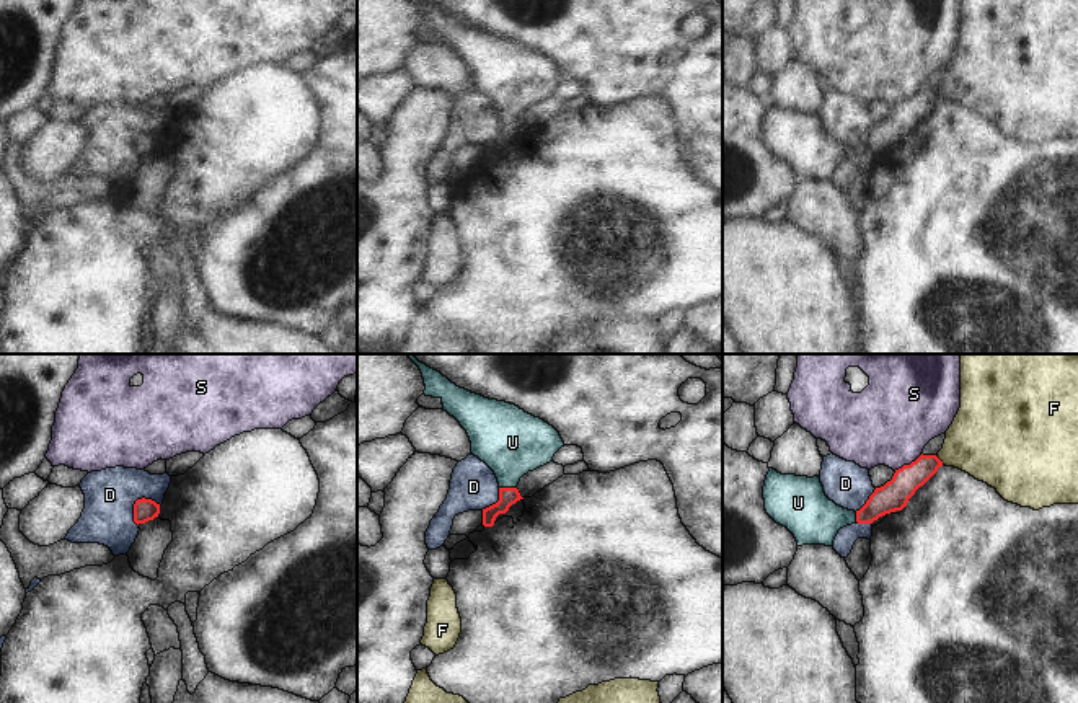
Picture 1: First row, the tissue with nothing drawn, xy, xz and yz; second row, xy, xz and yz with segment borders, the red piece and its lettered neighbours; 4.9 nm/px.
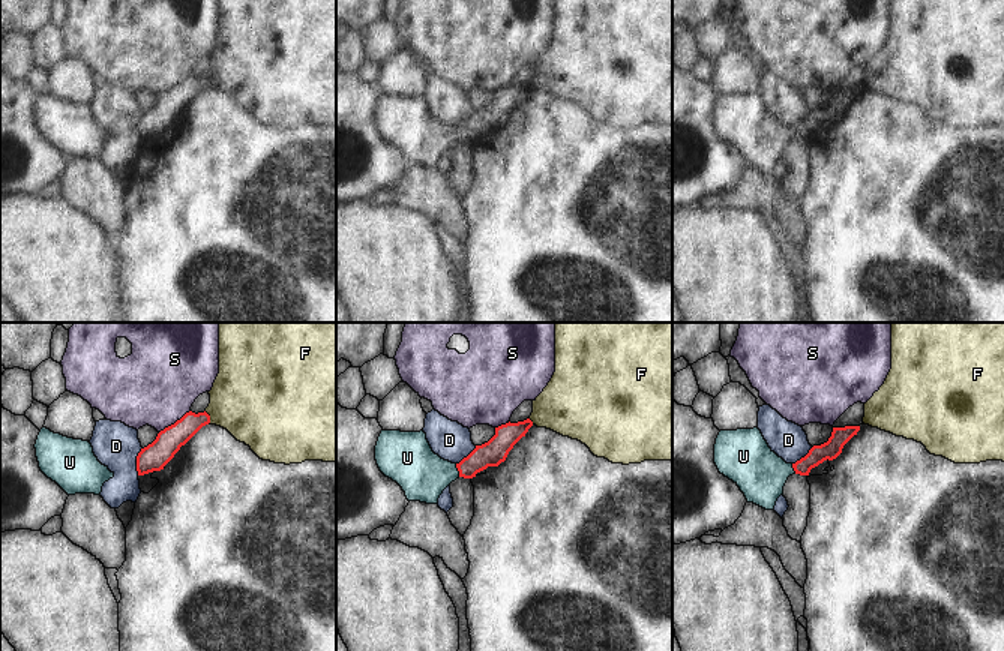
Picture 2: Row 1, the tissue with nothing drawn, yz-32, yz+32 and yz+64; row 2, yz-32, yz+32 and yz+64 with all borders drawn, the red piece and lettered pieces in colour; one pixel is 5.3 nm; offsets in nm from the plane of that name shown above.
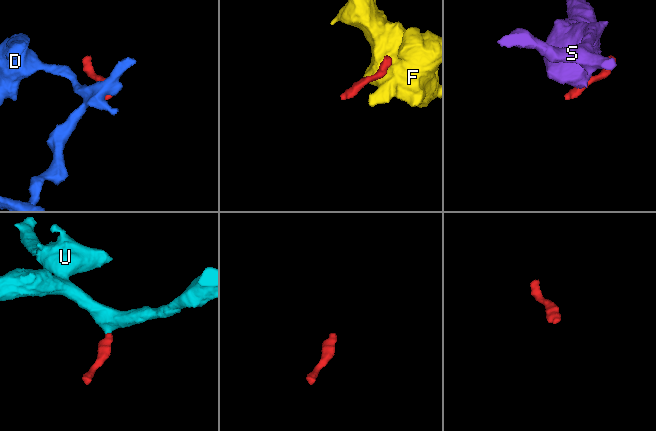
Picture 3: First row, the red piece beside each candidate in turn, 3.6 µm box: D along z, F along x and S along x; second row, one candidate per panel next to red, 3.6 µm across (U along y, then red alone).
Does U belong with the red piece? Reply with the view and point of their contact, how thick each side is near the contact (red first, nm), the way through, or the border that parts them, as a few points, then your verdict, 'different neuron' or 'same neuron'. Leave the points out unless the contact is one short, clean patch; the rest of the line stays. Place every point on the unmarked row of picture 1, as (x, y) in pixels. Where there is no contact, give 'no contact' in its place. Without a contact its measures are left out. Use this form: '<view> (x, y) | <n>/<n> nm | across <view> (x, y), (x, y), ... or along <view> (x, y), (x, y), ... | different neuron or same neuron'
xz (508, 123) | 90/320 nm | across xz (508, 131), (508, 123), (512, 77) | same neuron

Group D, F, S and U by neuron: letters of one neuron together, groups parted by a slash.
D / F / S / U

